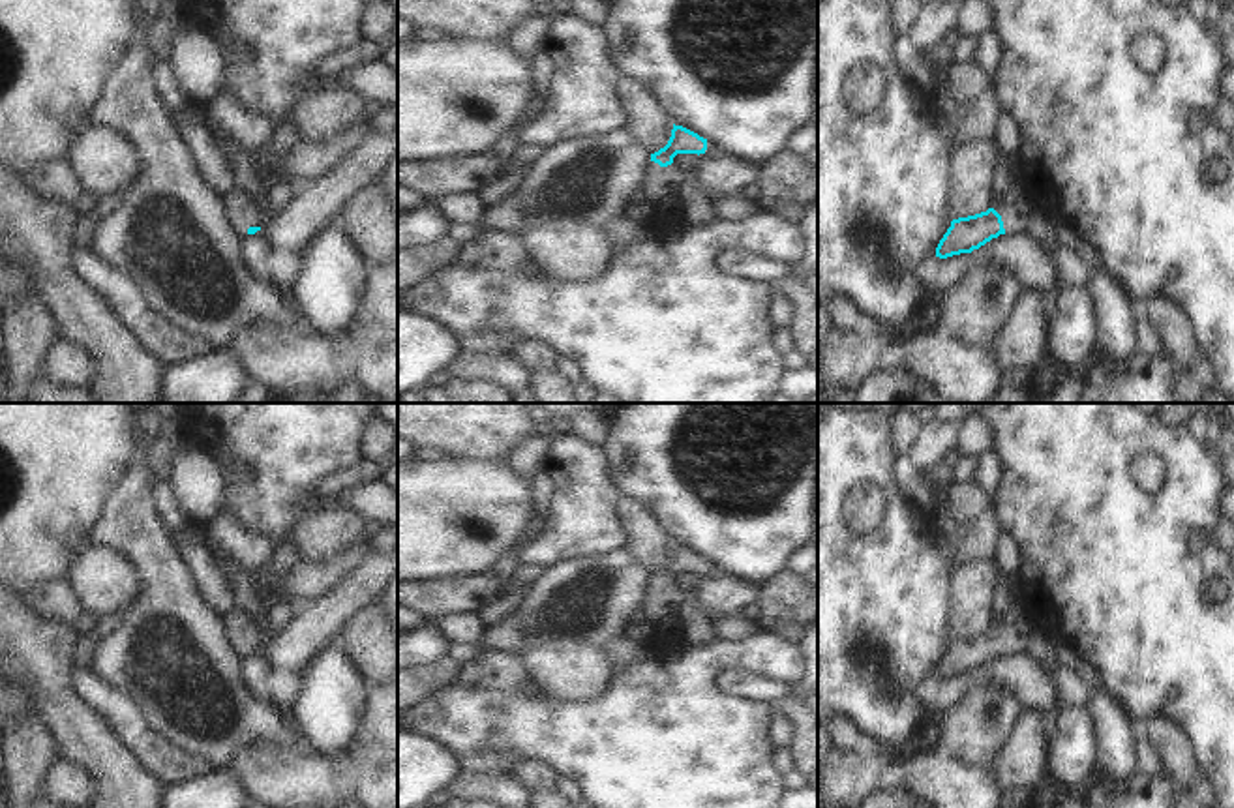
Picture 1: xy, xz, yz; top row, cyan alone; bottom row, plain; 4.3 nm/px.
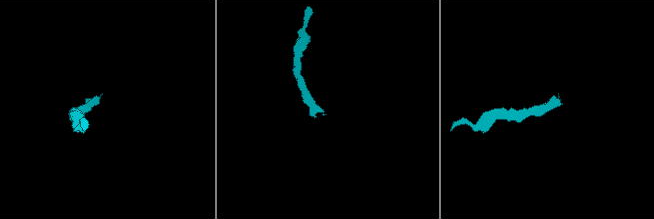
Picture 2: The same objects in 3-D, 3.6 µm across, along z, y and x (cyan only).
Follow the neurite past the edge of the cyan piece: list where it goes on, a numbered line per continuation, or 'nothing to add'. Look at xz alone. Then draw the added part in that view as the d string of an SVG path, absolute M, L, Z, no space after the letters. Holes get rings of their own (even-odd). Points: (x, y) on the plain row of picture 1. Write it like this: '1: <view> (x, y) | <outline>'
1: xz (659, 602) | M649 581L640 613L649 622L660 622L668 615L675 615L677 606L685 598L685 591L675 587L673 583L668 587L660 587L655 581Z

